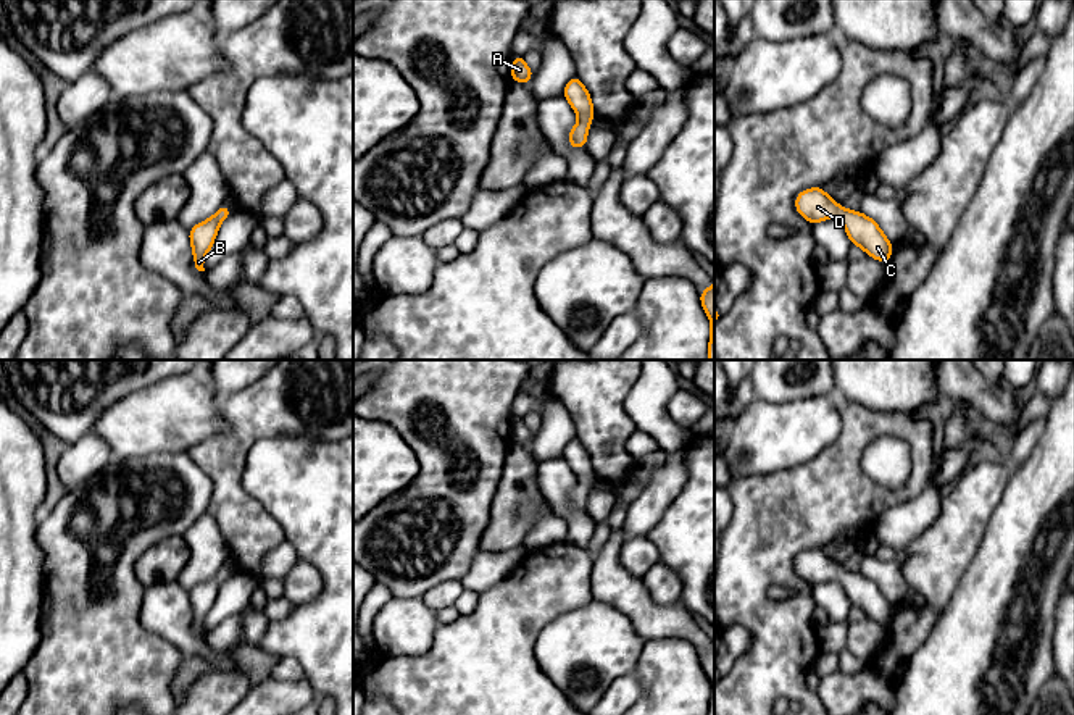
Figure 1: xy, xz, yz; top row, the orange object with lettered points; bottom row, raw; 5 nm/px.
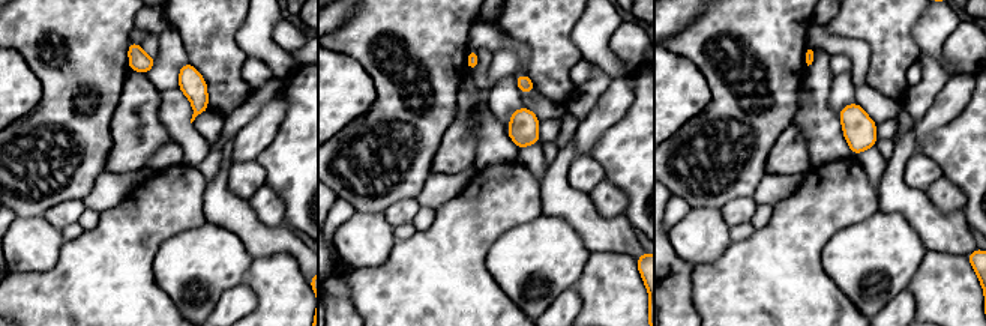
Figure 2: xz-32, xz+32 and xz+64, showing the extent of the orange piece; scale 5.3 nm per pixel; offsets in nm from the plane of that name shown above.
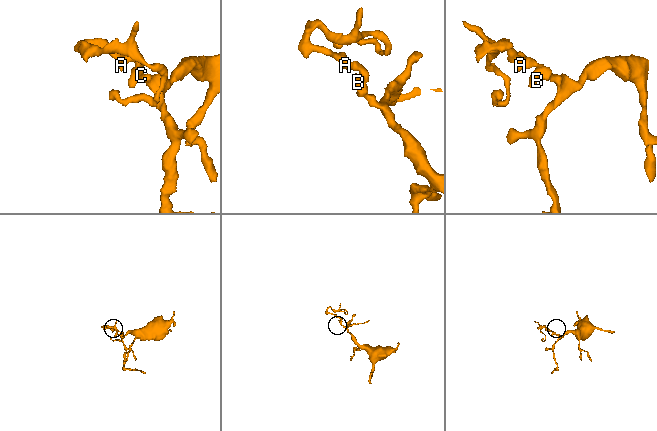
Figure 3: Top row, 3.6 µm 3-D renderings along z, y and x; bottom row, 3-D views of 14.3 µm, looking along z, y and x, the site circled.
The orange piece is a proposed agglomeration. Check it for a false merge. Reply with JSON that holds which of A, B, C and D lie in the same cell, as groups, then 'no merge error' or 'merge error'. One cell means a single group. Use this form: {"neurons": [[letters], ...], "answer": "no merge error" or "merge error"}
{"neurons": [["A", "B", "C", "D"]], "answer": "no merge error"}

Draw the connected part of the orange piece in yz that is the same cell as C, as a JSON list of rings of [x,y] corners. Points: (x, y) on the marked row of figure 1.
[[[822,187],[801,190],[795,199],[795,210],[810,224],[837,218],[853,245],[861,247],[868,257],[887,265],[893,250],[893,244],[884,236],[879,224],[863,215],[851,211],[834,202]]]

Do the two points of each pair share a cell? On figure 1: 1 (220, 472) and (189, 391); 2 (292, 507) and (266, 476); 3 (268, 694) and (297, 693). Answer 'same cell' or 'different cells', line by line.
1: different cells
2: same cell
3: same cell

